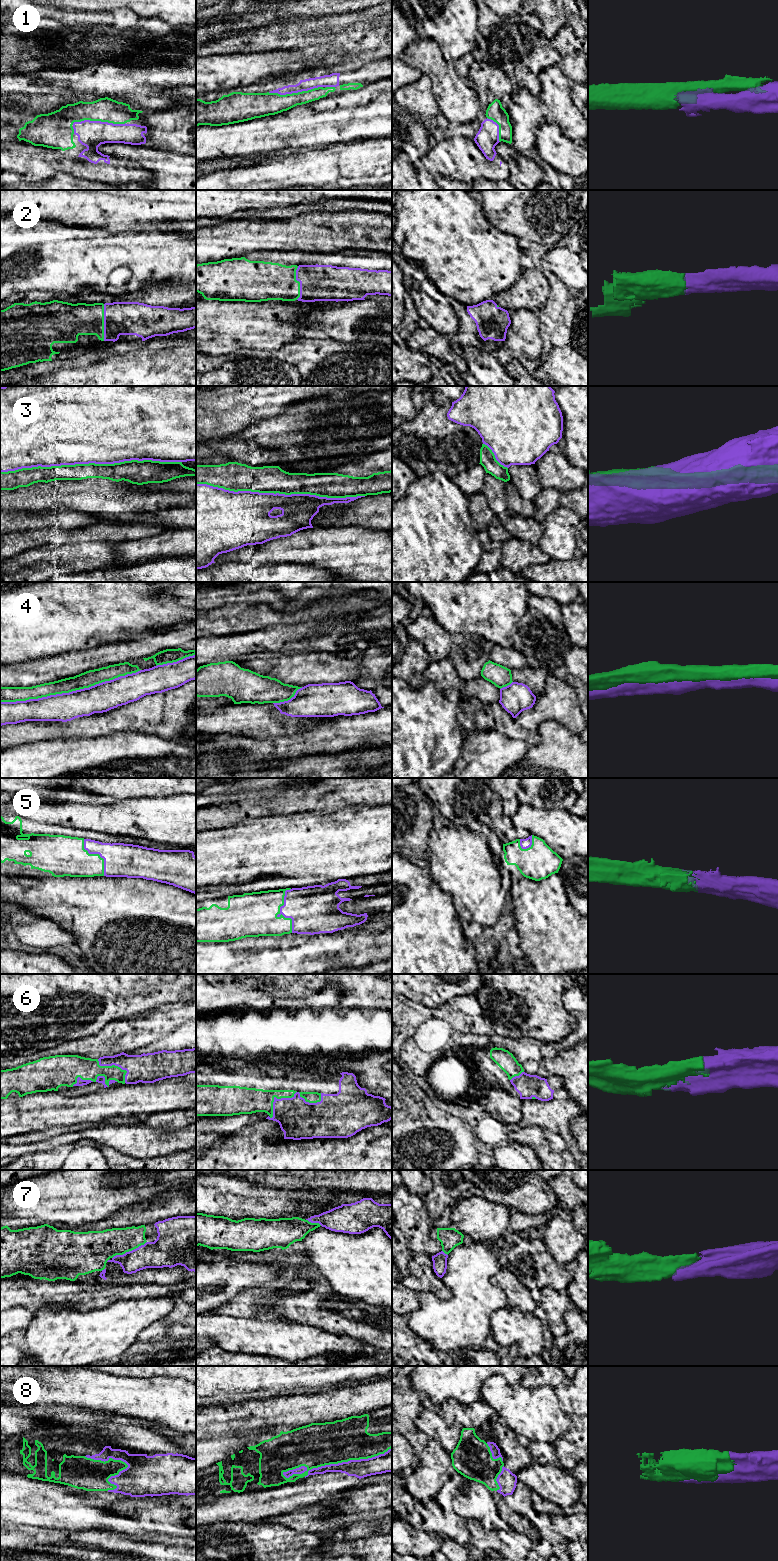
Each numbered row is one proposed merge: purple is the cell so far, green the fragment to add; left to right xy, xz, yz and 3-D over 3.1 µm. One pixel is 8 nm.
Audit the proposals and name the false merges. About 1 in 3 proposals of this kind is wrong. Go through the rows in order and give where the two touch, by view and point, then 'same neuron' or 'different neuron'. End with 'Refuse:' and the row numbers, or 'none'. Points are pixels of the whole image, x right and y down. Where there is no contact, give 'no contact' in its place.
1: meets purple in xy at (98, 121); same neuron
2: meets purple in xy at (104, 322); same neuron
3: meets purple in xy at (90, 462); different neuron
4: meets purple in xy at (70, 692); different neuron
5: meets purple in xz at (280, 911); same neuron
6: meets purple in xz at (275, 1097); same neuron
7: meets purple in xy at (129, 1251); same neuron
8: meets purple in xz at (336, 1464); same neuron
Refuse: 3, 4

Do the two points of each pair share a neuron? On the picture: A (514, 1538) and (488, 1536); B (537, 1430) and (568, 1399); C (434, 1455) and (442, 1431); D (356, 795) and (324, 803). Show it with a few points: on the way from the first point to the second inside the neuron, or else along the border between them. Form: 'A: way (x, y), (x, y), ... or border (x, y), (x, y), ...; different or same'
A: way (508, 1538), (494, 1538); same
B: border (553, 1389), (561, 1408), (569, 1415); different
C: border (429, 1438), (435, 1439), (450, 1454); different
D: way (348, 795), (332, 795); same

